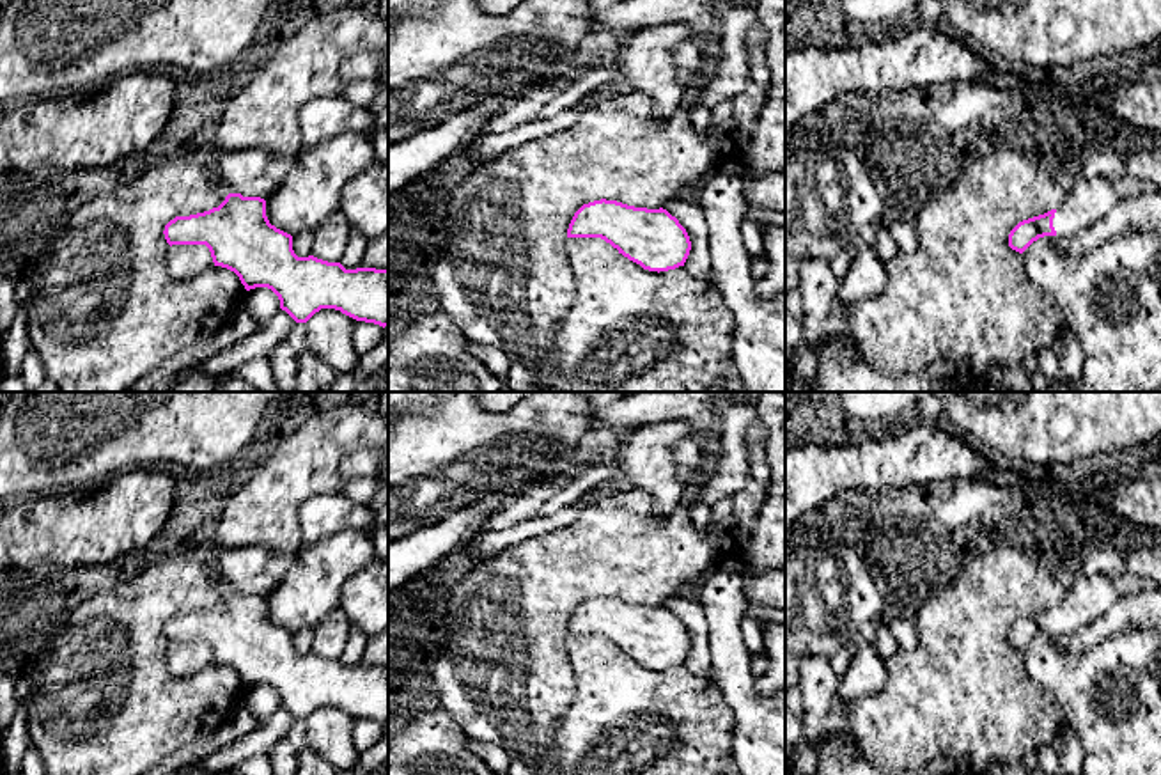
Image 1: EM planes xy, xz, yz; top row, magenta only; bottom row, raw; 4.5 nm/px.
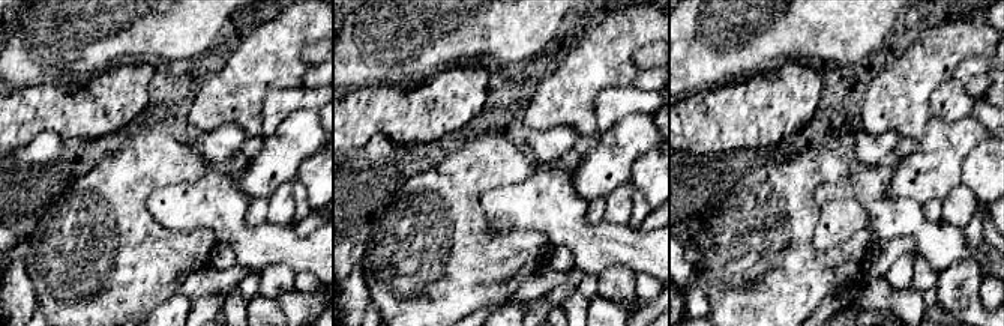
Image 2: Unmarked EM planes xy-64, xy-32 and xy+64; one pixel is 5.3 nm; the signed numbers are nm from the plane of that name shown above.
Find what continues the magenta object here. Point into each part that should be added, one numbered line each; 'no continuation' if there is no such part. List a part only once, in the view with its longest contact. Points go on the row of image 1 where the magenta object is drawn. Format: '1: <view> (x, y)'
1: yz (1090, 199)

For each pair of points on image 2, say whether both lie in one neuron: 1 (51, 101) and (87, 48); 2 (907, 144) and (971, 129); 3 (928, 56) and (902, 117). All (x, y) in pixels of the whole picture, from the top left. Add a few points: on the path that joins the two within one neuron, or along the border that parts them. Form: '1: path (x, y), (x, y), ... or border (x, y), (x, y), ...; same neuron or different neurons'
1: border (98, 74), (81, 83), (38, 83), (29, 86); different neurons
2: border (919, 140), (919, 144), (902, 158); different neurons
3: path (917, 71), (902, 86), (902, 102); same neuron

